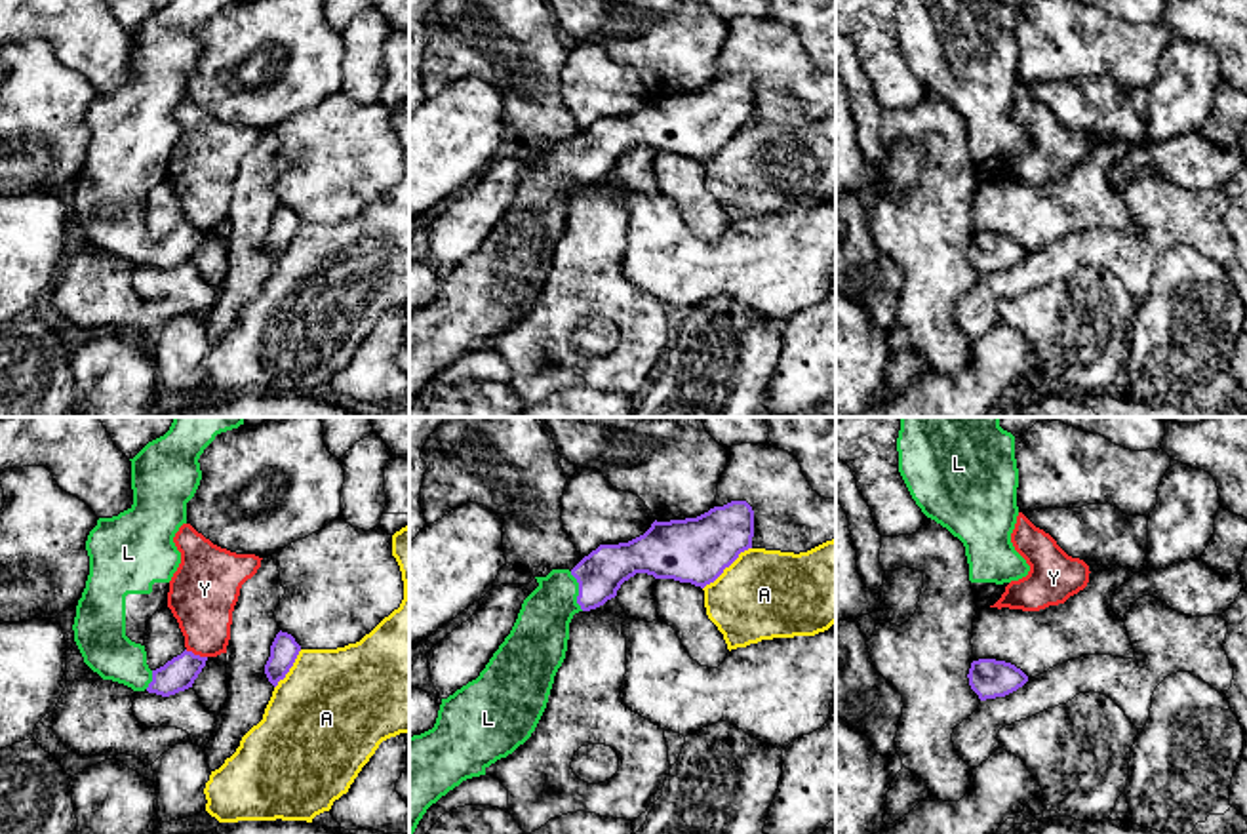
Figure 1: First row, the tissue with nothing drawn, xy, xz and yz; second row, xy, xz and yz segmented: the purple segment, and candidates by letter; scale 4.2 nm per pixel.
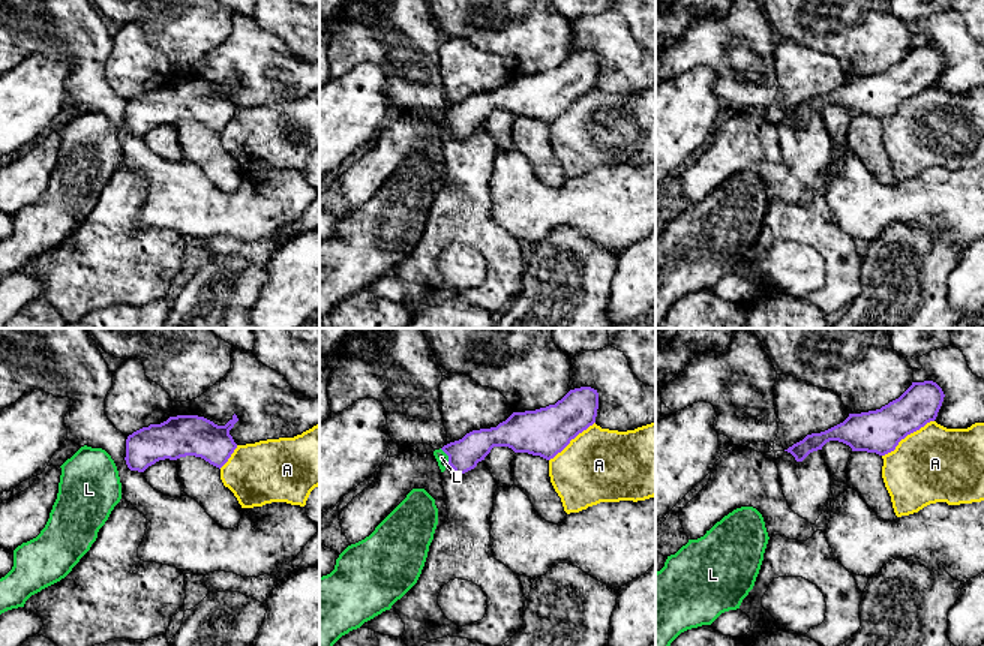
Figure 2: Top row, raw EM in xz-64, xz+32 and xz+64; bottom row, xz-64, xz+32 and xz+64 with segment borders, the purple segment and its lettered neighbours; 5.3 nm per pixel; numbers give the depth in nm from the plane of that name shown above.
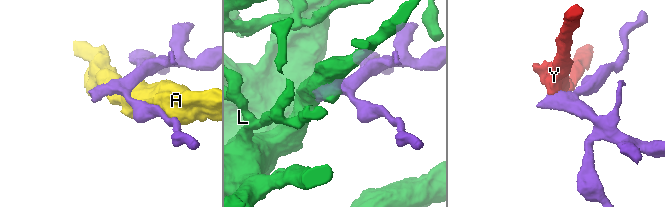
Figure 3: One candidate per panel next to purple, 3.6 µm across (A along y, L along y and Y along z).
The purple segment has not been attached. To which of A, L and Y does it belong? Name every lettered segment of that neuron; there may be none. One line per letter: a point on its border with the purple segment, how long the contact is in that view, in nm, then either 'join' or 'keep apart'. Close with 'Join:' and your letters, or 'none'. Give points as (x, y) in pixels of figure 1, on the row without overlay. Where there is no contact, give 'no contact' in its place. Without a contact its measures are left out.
A: meets purple in xz at (726, 139); contact 280 nm long; keep apart
L: meets purple in xz at (579, 164); contact 180 nm long; join
Y: meets purple in xy at (197, 229); contact 100 nm long; keep apart
Join: L

